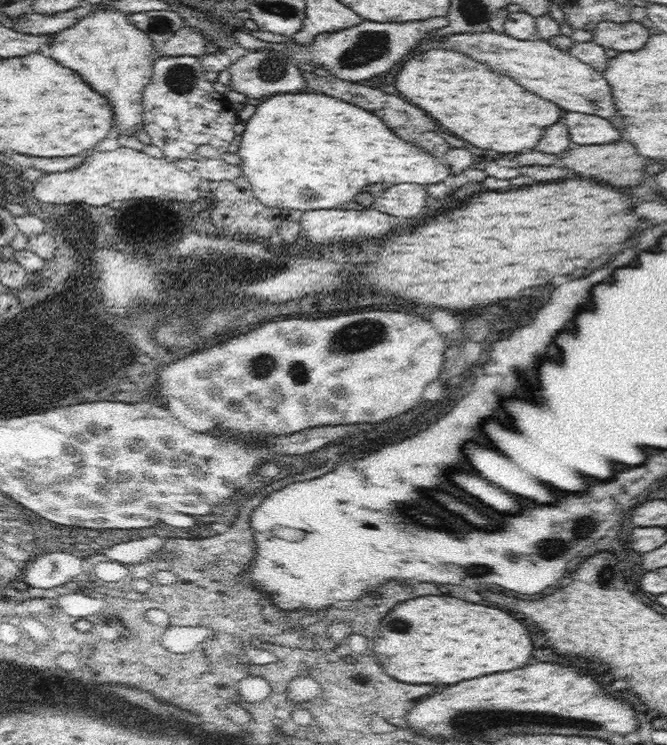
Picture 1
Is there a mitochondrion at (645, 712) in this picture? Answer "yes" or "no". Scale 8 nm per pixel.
no

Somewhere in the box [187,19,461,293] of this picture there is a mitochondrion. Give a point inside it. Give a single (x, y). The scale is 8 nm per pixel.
(367, 43)

